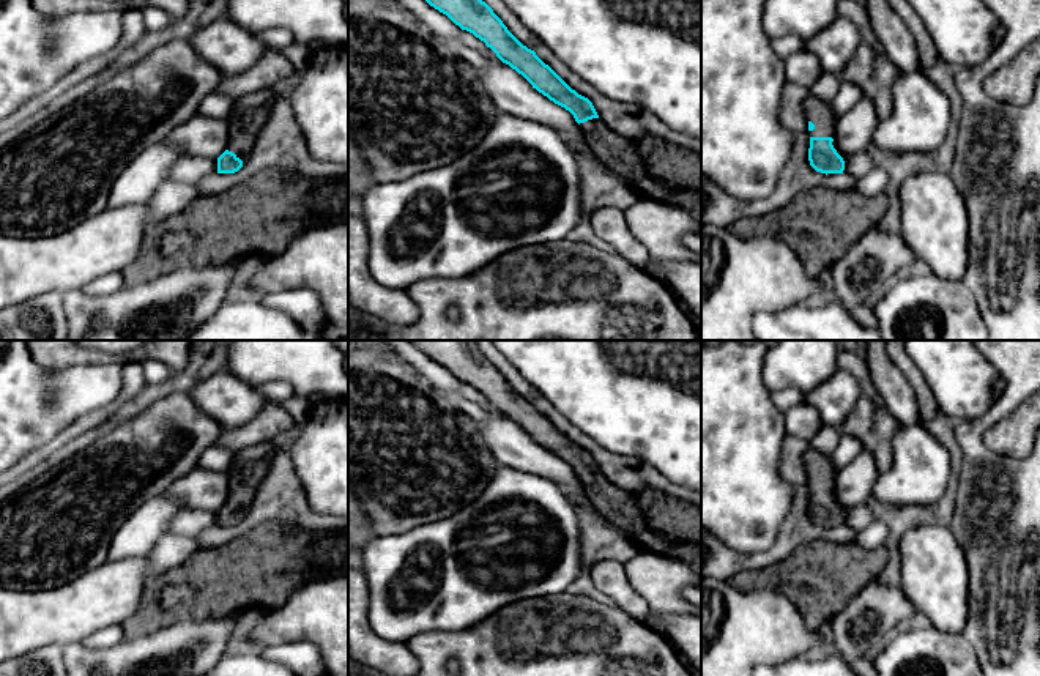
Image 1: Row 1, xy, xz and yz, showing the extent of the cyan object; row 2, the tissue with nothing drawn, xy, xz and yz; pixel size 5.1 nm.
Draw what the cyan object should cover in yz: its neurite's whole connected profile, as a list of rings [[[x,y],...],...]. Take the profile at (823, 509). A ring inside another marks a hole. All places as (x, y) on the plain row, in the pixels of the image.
[[[808,449],[804,455],[804,465],[808,473],[808,514],[821,526],[843,526],[845,512],[834,495],[835,468],[830,457],[816,449]]]

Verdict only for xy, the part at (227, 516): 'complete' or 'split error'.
split error

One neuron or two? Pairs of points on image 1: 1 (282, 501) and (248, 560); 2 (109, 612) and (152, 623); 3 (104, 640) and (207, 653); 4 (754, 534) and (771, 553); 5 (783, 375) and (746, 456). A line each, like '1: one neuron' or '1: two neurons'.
1: two neurons
2: two neurons
3: two neurons
4: two neurons
5: two neurons

